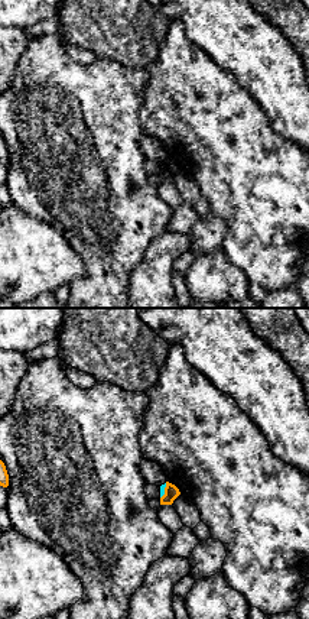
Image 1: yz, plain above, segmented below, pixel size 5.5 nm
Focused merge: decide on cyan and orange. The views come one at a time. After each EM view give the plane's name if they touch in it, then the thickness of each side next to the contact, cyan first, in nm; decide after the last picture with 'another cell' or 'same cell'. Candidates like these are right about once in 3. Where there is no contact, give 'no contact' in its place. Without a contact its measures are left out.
meets cyan in yz; 30 nm thick on the cyan side, 80 nm on the other

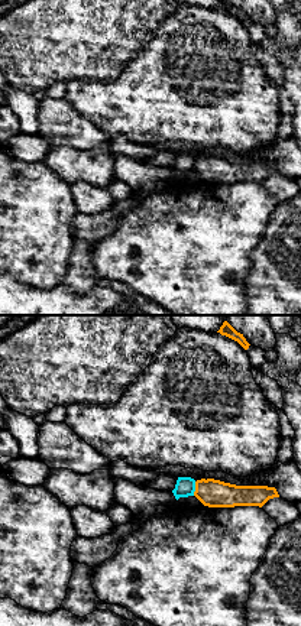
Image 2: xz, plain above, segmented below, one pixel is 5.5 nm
meets cyan in xz; 110 nm thick on the cyan side, 160 nm on the other

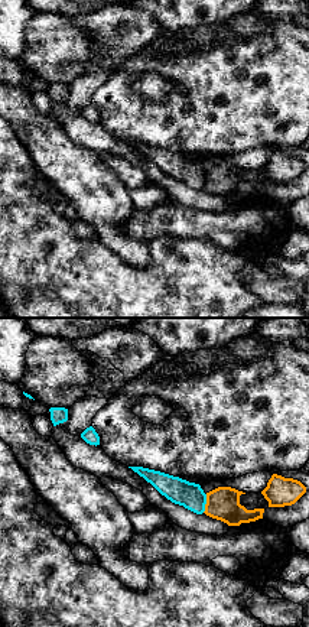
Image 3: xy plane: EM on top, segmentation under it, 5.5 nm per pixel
meets cyan in xy; 150 nm thick on the cyan side, 190 nm on the other

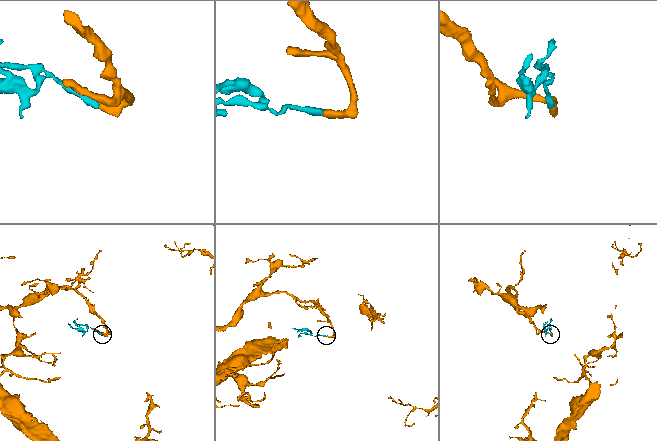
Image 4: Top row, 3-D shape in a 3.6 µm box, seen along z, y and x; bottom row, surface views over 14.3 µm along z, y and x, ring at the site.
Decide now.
another cell

